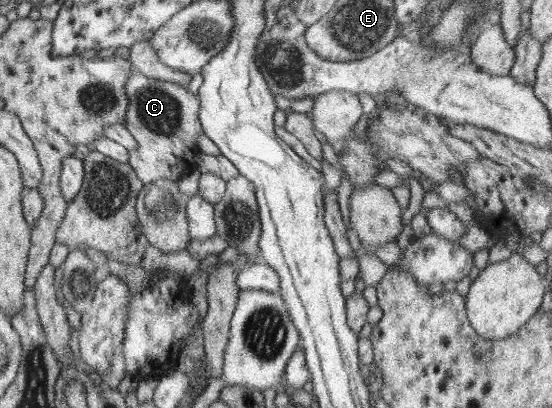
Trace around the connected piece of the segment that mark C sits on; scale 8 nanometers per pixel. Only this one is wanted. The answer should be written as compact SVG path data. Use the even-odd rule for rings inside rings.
M135 71L127 77L124 91L128 102L123 125L138 144L137 148L128 151L127 164L142 184L175 182L199 154L195 145L195 138L202 132L198 100L183 85L147 78Z

